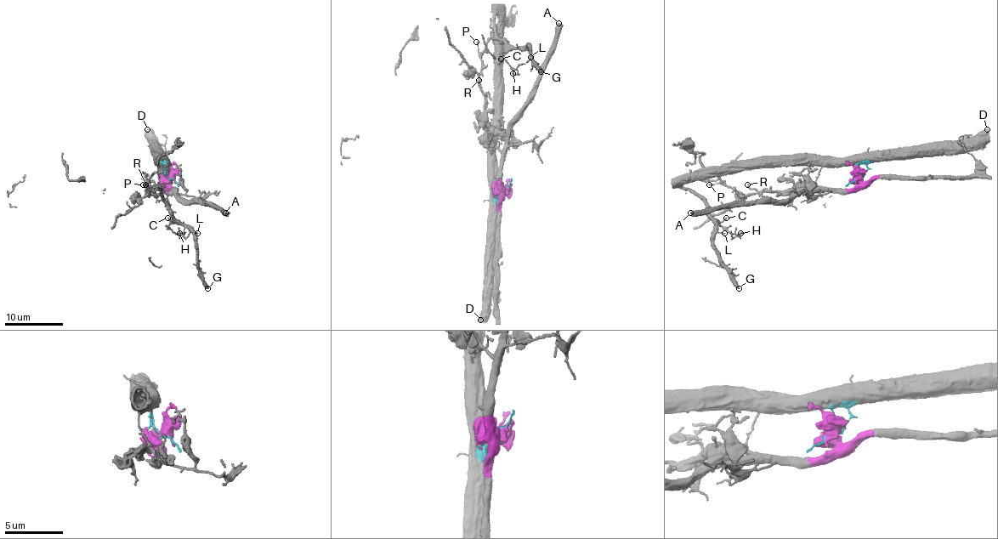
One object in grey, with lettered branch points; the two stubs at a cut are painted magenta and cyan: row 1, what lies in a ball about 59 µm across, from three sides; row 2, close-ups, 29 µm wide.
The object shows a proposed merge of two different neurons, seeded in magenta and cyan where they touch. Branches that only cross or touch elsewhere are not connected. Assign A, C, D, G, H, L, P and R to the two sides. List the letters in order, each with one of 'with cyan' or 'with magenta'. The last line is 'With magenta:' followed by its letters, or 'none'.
A: with magenta
C: with cyan
D: with cyan
G: with cyan
H: with cyan
L: with cyan
P: with magenta
R: with magenta
With magenta: A, P, R

